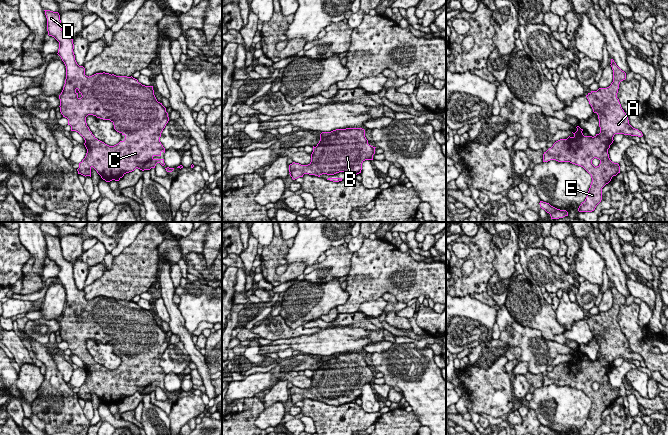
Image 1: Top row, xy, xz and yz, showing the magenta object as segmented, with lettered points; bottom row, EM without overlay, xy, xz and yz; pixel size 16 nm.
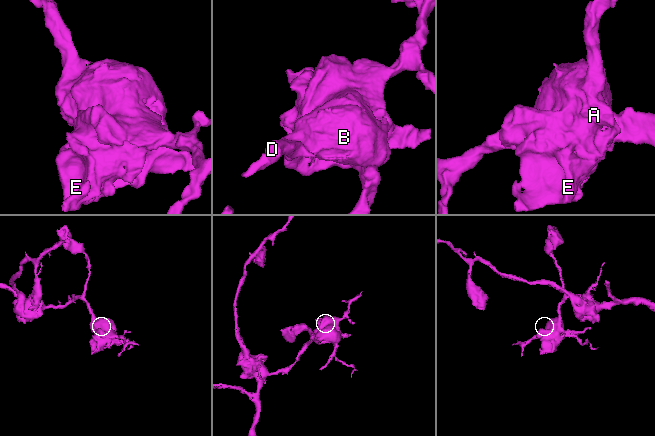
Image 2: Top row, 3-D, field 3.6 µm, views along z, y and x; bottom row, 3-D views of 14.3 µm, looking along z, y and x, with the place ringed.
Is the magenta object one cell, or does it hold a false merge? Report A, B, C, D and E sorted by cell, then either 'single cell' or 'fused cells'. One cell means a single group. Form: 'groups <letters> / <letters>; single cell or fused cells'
groups A B C D E; single cell

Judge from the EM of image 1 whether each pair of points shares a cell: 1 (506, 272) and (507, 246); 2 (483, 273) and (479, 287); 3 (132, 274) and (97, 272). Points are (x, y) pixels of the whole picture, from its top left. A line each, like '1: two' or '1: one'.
1: one
2: one
3: two

